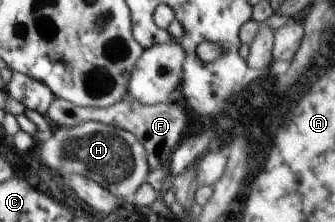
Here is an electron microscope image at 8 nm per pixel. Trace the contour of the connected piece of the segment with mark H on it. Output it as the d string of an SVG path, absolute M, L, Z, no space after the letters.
M87 121L74 127L60 126L48 141L35 142L33 151L39 150L40 160L49 168L59 170L66 177L77 173L96 182L125 202L125 196L135 194L146 181L149 169L149 152L134 134L109 126L106 123Z

